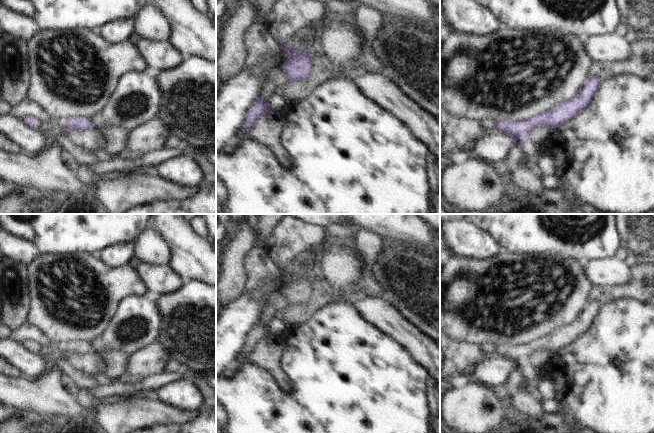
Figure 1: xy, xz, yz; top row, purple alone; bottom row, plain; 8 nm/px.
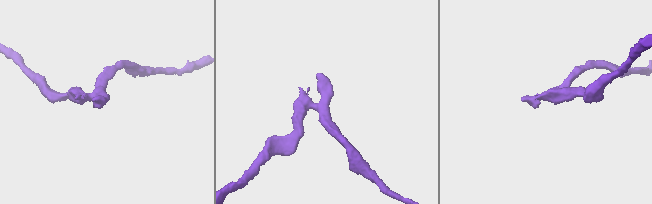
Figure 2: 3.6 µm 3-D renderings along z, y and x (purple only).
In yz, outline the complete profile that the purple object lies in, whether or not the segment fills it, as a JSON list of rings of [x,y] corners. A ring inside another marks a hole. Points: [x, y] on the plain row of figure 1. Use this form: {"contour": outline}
{"contour": [[[599,301],[587,304],[583,311],[570,324],[564,325],[549,335],[522,345],[498,345],[496,353],[515,364],[522,371],[530,362],[529,358],[538,350],[548,351],[551,355],[568,347],[585,334],[593,324],[597,312],[602,307]]]}

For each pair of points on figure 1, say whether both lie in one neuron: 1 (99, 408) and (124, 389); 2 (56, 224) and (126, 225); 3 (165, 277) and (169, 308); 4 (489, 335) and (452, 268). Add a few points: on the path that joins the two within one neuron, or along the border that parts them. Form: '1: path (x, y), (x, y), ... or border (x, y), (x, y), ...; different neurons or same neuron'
1: border (133, 394), (127, 397), (94, 400); different neurons
2: path (73, 224), (109, 224); same neuron
3: border (186, 281), (177, 291), (156, 297); different neurons
4: path (489, 318), (488, 313), (462, 285); same neuron

